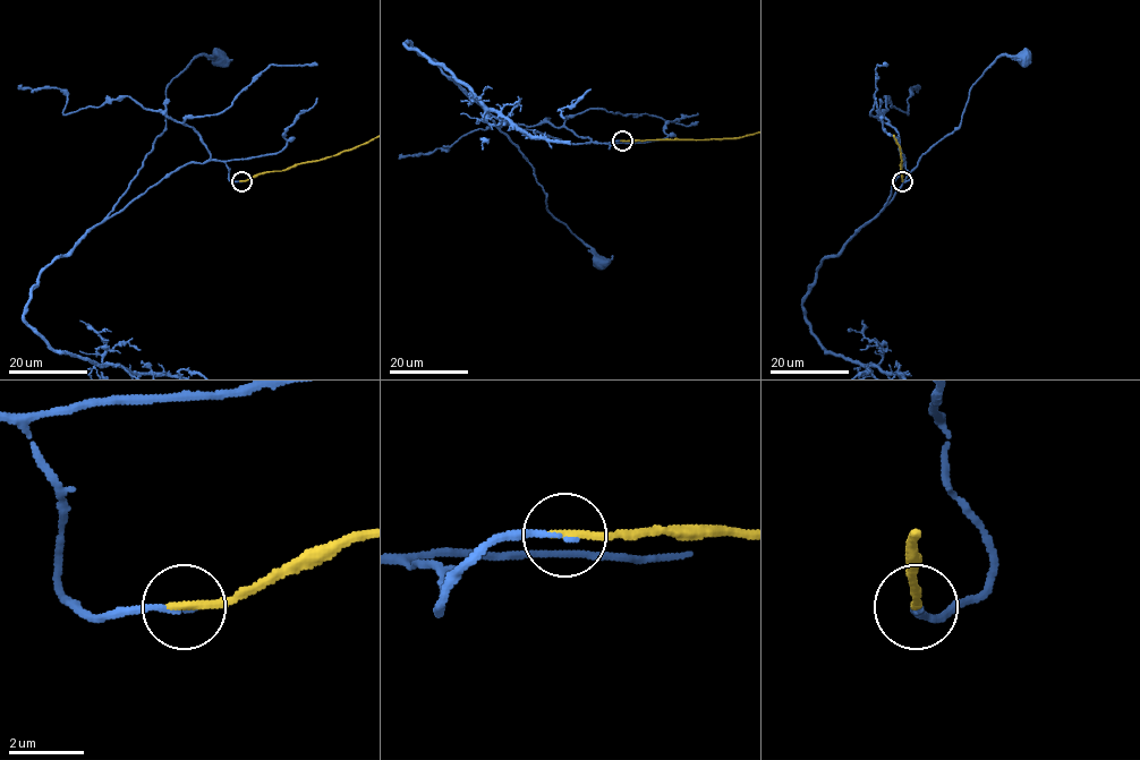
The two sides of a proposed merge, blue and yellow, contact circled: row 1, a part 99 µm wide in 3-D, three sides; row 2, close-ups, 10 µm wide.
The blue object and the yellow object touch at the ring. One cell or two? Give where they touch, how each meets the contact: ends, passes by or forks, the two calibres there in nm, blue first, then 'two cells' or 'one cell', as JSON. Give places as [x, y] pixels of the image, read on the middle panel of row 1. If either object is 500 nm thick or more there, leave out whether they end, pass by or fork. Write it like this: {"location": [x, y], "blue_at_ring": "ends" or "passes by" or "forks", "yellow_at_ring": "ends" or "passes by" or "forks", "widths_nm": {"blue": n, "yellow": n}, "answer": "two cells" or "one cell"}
{"location": [622, 141], "blue_at_ring": "ends", "yellow_at_ring": "ends", "widths_nm": {"blue": 120, "yellow": 240}, "answer": "one cell"}

